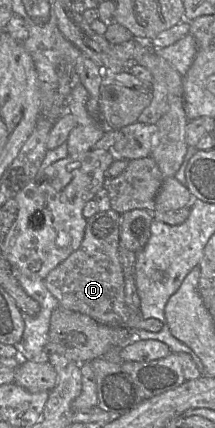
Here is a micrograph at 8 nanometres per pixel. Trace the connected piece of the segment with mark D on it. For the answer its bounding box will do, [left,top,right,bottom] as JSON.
[45,209,129,327]

